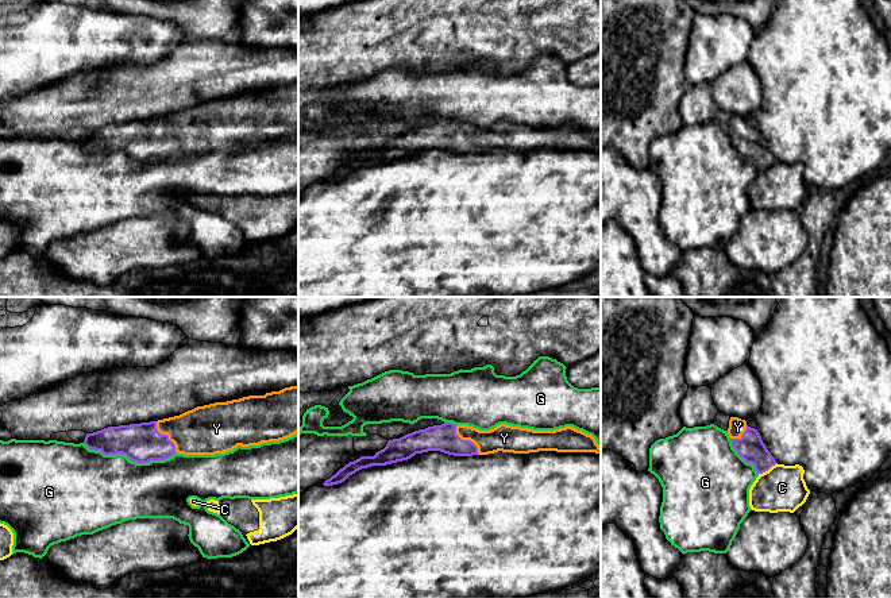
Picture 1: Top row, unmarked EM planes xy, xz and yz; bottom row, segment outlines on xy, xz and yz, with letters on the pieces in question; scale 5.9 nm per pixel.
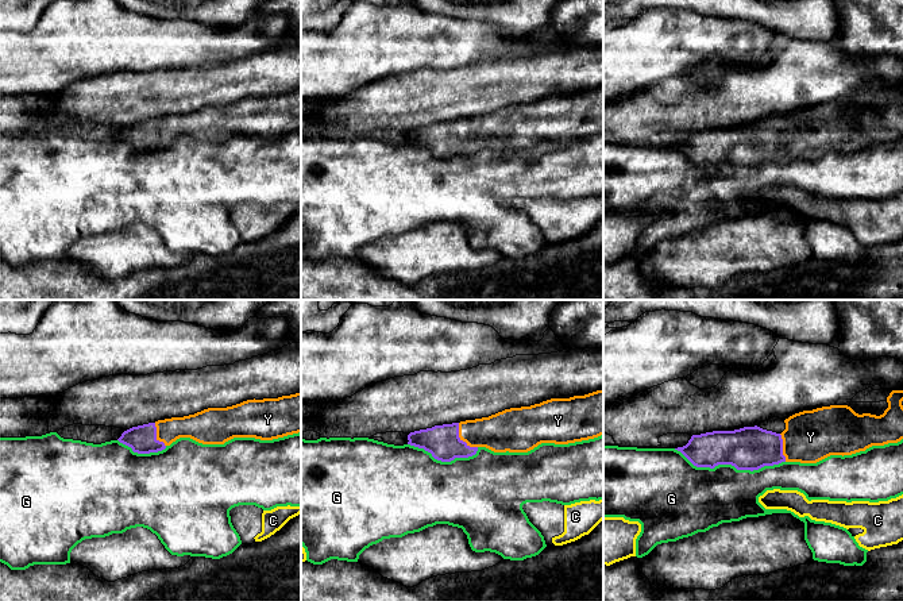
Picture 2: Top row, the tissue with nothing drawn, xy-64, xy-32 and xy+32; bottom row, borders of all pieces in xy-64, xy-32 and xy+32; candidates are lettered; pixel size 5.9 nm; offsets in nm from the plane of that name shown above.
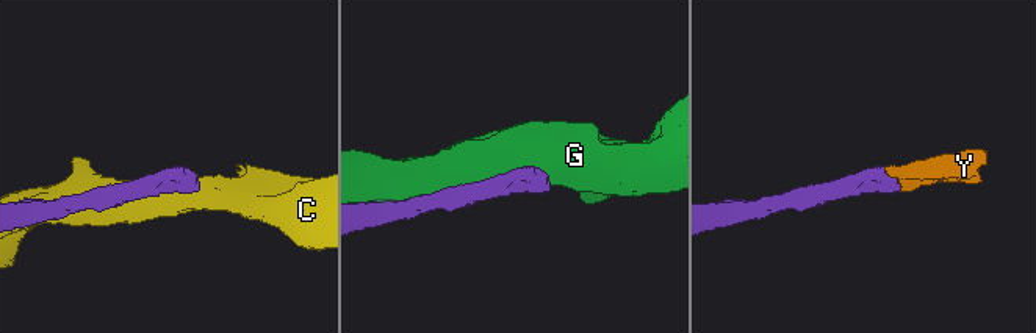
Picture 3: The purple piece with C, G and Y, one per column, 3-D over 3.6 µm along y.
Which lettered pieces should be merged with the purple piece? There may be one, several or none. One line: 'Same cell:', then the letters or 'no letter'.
Same cell: Y

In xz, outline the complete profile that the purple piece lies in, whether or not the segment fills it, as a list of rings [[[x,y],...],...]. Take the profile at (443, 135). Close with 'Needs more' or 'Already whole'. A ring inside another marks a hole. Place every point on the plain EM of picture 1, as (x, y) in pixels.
[[[444,120],[389,138],[386,144],[374,154],[360,154],[350,159],[323,182],[338,182],[362,166],[408,158],[416,151],[428,148],[440,148],[454,154],[489,153],[498,148],[513,151],[595,150],[601,153],[601,144],[595,136],[572,124],[533,128],[500,121],[490,128],[479,128],[468,123],[456,124],[452,120]]]. Needs more

